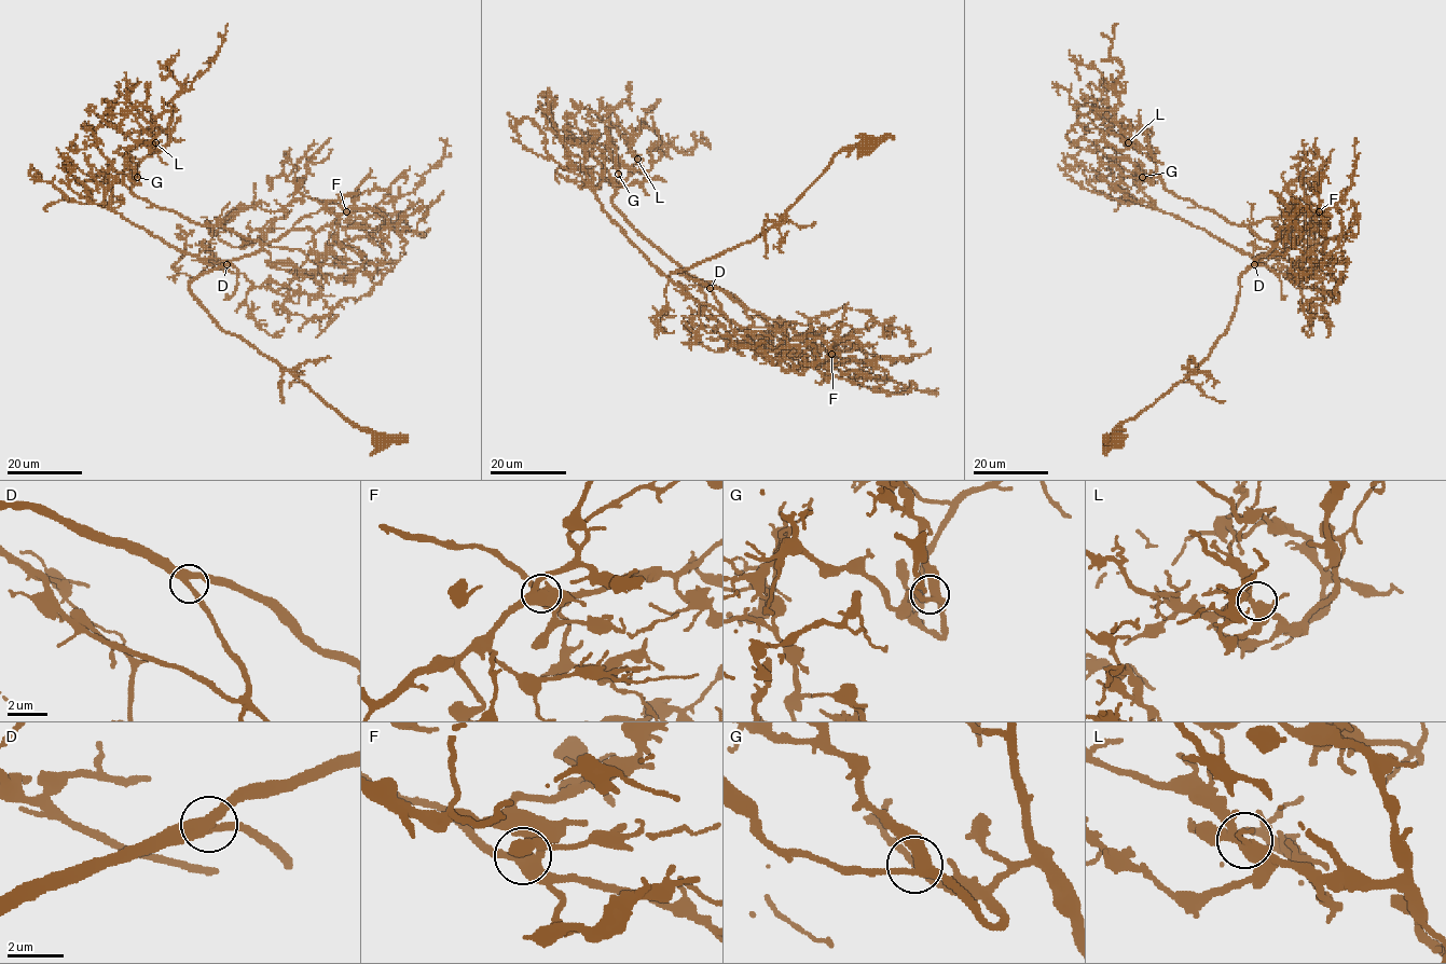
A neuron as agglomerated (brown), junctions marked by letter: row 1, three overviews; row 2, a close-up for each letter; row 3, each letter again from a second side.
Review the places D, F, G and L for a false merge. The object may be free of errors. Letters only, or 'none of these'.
none of these

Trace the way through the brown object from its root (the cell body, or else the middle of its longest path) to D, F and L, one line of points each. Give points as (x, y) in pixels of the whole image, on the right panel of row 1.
D: (1115, 438), (1117, 427), (1151, 407), (1210, 355), (1234, 312), (1239, 277), (1254, 264)
F: (1115, 438), (1117, 427), (1210, 355), (1234, 312), (1239, 277), (1288, 230), (1303, 232), (1319, 211)
L: (1115, 438), (1210, 355), (1239, 277), (1274, 246), (1168, 191), (1152, 152), (1128, 142)

